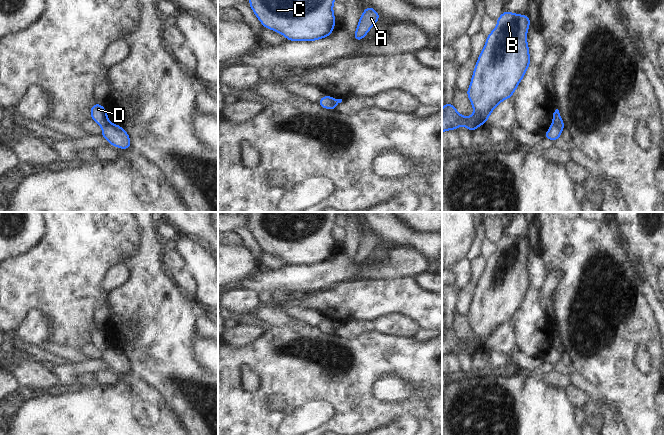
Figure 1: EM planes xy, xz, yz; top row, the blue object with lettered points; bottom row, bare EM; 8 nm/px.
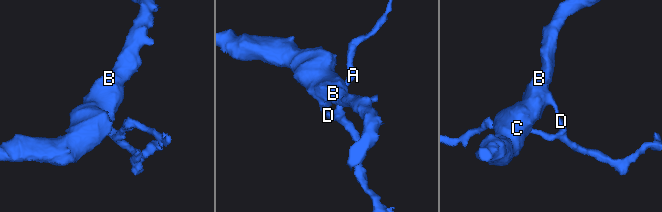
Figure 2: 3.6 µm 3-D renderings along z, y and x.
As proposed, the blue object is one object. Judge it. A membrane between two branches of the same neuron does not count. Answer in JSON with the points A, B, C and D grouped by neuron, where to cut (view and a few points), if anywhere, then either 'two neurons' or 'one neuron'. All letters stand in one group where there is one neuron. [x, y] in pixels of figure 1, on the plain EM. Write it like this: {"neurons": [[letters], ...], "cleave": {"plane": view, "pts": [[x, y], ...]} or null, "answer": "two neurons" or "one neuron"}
{"neurons": [["A"], ["B", "C", "D"]], "cleave": {"plane": "yz", "pts": [[552, 346], [561, 353]]}, "answer": "two neurons"}

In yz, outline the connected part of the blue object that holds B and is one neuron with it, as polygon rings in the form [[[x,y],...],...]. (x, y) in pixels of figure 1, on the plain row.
[[[504,235],[497,242],[497,250],[487,259],[485,270],[473,294],[473,300],[466,318],[471,326],[474,338],[470,341],[460,339],[454,328],[445,326],[442,332],[442,357],[460,349],[466,350],[472,357],[487,347],[491,336],[506,323],[510,323],[523,303],[531,286],[527,255],[531,249],[529,239],[520,239]]]

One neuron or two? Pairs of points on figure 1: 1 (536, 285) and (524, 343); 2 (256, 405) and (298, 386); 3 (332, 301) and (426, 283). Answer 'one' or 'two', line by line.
1: one
2: one
3: two

